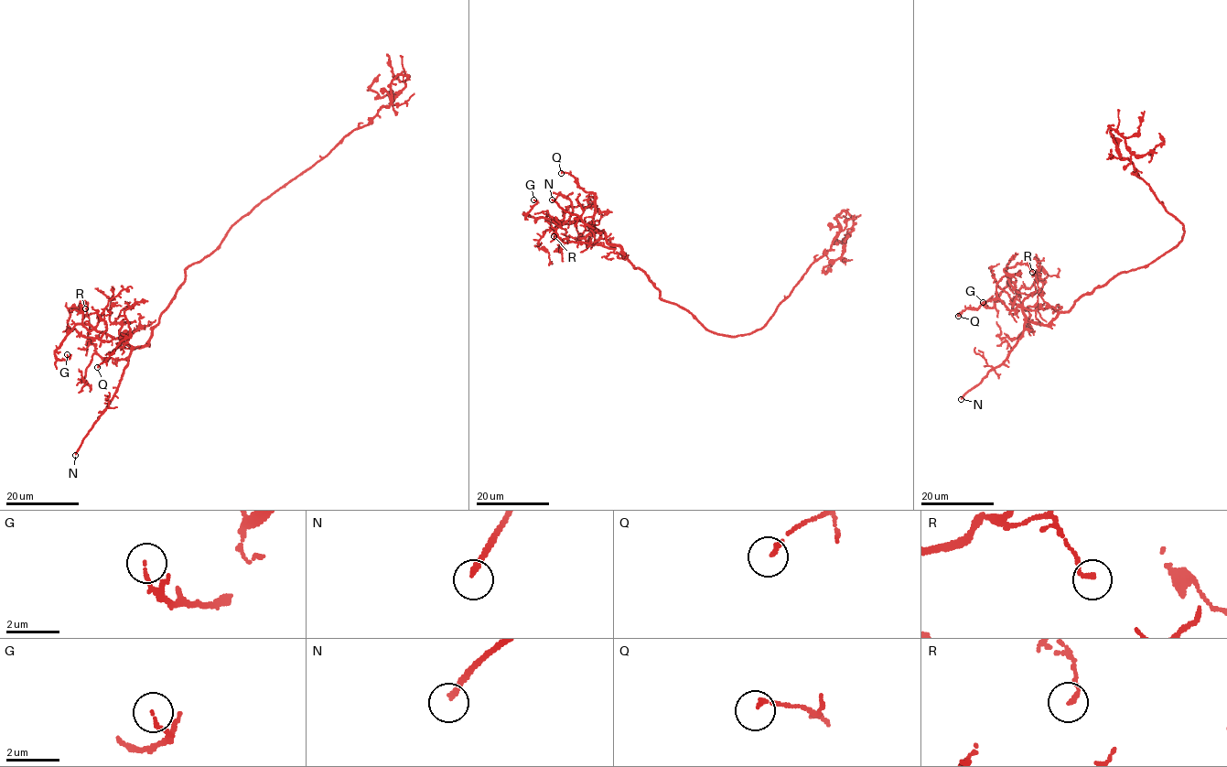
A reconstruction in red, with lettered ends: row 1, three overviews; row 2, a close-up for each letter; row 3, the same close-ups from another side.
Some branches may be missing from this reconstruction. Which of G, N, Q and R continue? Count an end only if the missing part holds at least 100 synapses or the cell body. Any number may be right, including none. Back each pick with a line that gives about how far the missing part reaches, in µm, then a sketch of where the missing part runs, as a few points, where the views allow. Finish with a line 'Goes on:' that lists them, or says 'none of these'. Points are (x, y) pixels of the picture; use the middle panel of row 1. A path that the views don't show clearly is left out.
N: 60 µm | (552, 199), (522, 177), (509, 176), (504, 151), (498, 144), (500, 101), (505, 93), (527, 80), (530, 82)
Goes on: N

